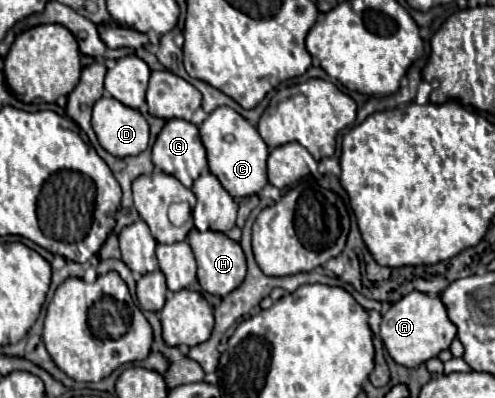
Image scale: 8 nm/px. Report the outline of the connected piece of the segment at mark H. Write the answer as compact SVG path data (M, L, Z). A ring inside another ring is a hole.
M192 229L190 235L188 235L188 243L194 251L196 261L198 261L198 283L206 293L224 297L244 281L244 277L246 277L246 259L244 259L242 247L236 241L228 239L224 233L214 233L214 231L200 233L200 231Z

